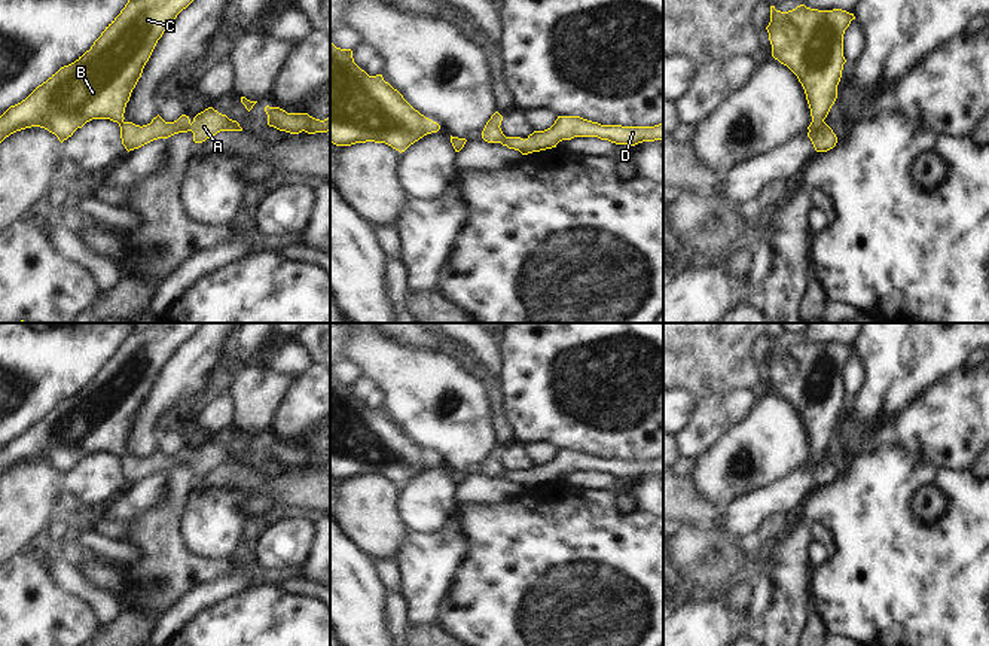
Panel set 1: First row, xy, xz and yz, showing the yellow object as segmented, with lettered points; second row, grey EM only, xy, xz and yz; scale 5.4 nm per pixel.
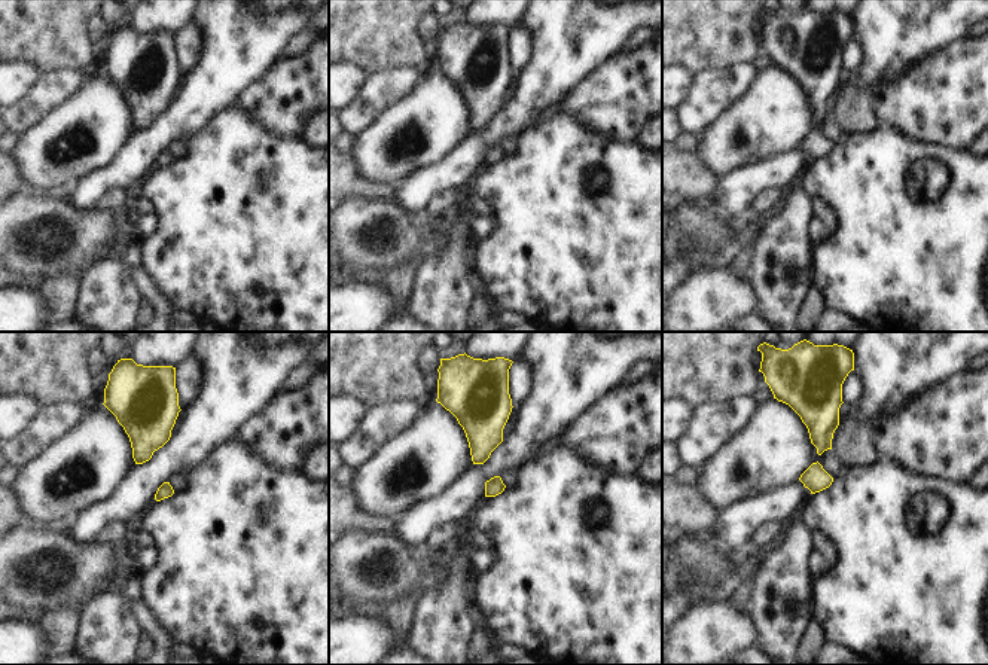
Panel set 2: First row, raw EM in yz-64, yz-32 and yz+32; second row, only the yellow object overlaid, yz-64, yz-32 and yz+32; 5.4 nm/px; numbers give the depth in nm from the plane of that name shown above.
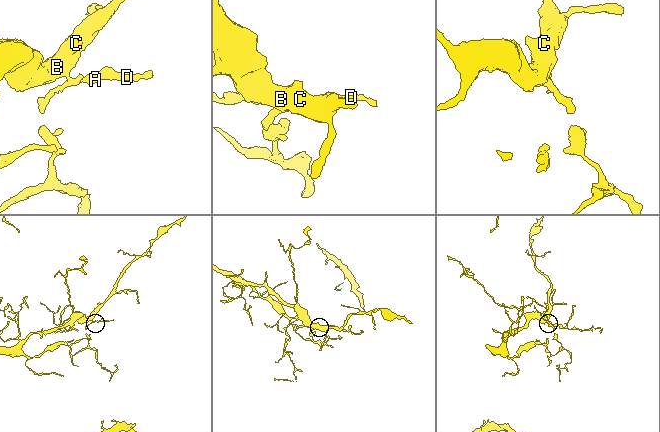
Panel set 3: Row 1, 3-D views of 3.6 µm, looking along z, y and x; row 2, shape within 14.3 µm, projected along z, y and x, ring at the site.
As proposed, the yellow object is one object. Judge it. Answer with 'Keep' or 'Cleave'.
Keep.

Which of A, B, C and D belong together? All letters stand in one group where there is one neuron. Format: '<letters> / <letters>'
A B C D

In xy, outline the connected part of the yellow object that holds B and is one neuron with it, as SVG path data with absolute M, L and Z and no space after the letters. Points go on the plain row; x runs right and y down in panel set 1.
M156 323L131 330L89 384L0 450L0 476L31 460L48 463L62 476L92 452L117 455L128 485L178 466L192 464L193 475L202 476L220 464L242 464L236 454L213 441L192 454L186 448L174 455L158 448L143 460L123 454L126 436L158 374L202 324Z

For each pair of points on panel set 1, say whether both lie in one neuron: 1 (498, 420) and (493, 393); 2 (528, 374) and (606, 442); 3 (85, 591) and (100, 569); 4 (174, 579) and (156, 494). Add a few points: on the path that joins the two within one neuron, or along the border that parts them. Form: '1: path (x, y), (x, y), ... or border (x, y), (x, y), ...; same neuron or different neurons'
1: path (497, 414), (494, 399); same neuron
2: path (548, 384), (586, 423); same neuron
3: border (76, 566), (89, 581), (109, 591), (119, 602); different neurons
4: border (165, 472), (167, 494), (152, 508), (127, 520); different neurons

